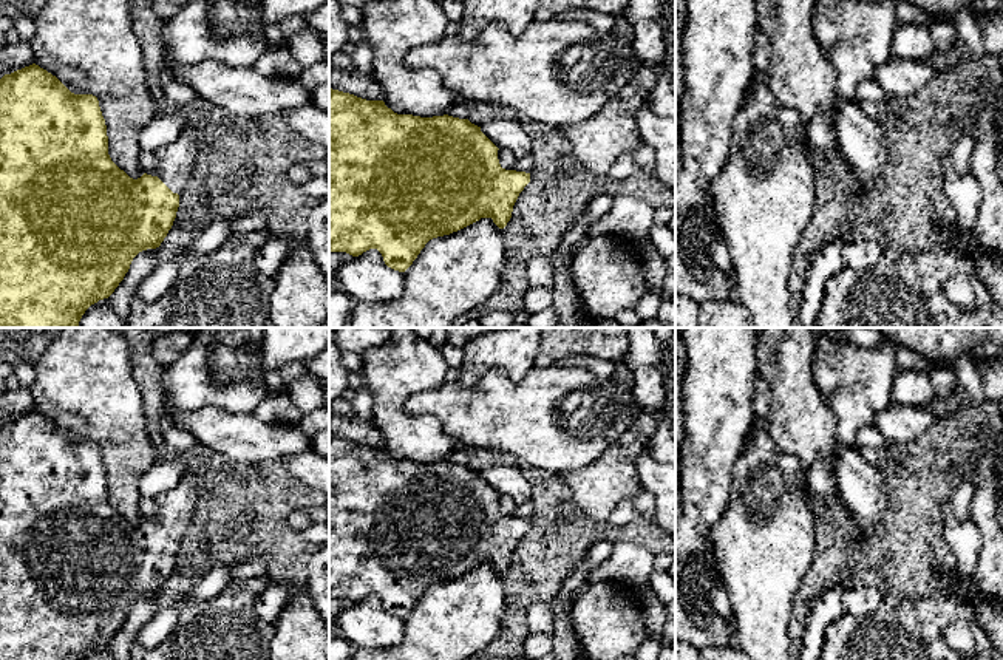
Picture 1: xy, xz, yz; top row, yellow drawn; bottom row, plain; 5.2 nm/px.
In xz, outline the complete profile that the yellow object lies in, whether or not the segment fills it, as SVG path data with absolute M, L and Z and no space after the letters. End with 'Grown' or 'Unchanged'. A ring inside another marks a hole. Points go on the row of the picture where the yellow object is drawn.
M329 88L329 252L359 257L377 249L388 267L405 272L433 238L457 232L481 218L491 218L504 229L519 193L530 182L530 173L502 168L498 150L468 119L397 114L383 100Z. Unchanged

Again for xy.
M32 63L0 79L0 328L79 328L85 311L108 298L130 269L133 258L161 246L173 226L182 192L198 153L195 128L182 128L179 138L155 151L156 175L144 173L133 179L108 155L107 125L99 100L93 94L71 93L56 76Z. Grown

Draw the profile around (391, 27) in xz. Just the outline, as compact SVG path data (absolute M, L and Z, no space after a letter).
M377 0L362 8L365 40L372 48L372 77L382 88L382 100L397 114L420 117L444 116L461 104L461 97L442 85L434 70L408 70L405 54L422 45L436 43L445 37L448 17L434 0Z

